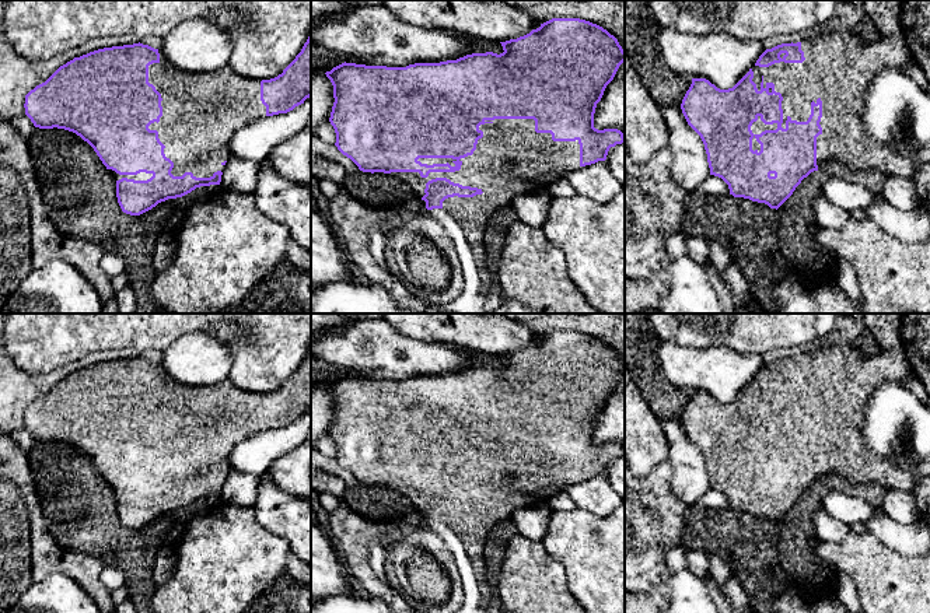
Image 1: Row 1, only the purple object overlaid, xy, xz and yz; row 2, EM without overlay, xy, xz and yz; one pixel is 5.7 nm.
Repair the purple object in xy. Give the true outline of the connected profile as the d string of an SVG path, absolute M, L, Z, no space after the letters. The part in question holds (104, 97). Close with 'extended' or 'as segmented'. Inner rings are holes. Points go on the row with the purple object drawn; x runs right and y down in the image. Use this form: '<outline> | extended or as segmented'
M311 35L304 43L301 52L283 70L282 74L279 74L275 78L262 81L249 77L241 77L228 64L213 73L195 74L182 71L174 67L167 60L167 57L161 53L161 49L154 49L140 42L133 45L98 49L80 57L74 57L73 60L60 66L45 83L36 85L25 95L24 108L25 115L31 119L35 127L64 129L76 133L84 141L87 141L94 148L94 151L97 153L102 164L106 167L106 169L109 169L111 174L115 176L116 197L122 211L130 216L140 216L155 207L158 203L165 202L168 199L182 197L195 190L196 188L220 185L224 165L231 157L230 140L241 127L255 120L263 119L266 116L287 113L293 111L296 106L304 104L304 101L310 97L311 97Z | extended

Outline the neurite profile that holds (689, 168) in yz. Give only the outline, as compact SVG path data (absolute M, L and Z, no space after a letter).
M665 106L662 115L669 129L668 148L672 153L672 181L685 192L696 190L710 176L705 144L688 125L681 106Z

